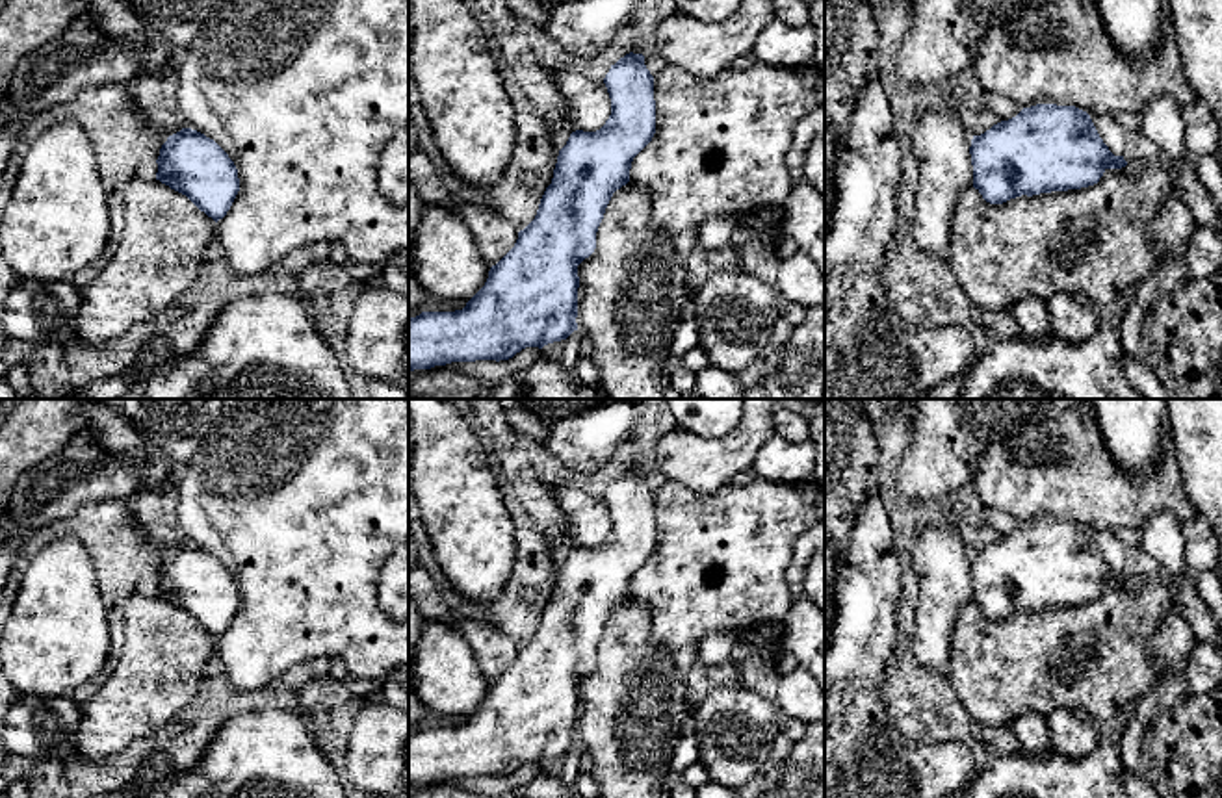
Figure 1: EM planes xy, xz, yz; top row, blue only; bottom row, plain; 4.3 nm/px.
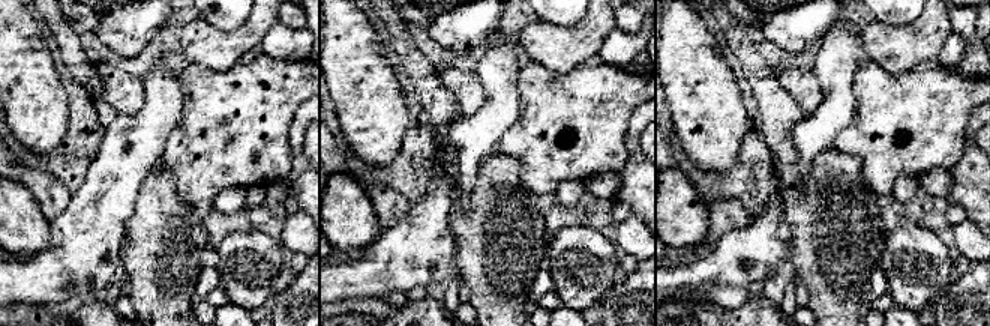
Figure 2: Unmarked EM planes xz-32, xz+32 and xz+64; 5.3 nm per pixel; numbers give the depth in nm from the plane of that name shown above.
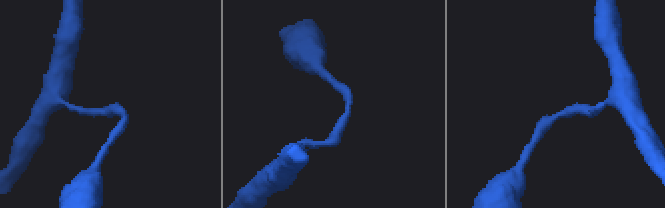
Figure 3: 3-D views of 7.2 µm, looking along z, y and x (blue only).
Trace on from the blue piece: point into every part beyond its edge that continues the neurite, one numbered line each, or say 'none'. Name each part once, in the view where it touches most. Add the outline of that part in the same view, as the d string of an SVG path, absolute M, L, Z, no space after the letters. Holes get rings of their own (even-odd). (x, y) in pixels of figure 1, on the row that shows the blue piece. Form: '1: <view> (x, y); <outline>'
none

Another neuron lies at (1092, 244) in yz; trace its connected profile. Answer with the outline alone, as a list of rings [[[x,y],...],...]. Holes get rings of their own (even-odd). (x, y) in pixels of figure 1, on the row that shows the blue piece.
[[[1168,160],[1127,163],[1122,169],[1105,169],[1099,182],[1088,187],[1021,195],[1003,204],[986,202],[971,186],[956,199],[951,247],[943,262],[982,312],[1012,310],[1021,297],[1029,295],[1051,301],[1059,293],[1090,308],[1107,306],[1161,265],[1163,254],[1151,245],[1151,223],[1168,200],[1179,197],[1177,169]]]

